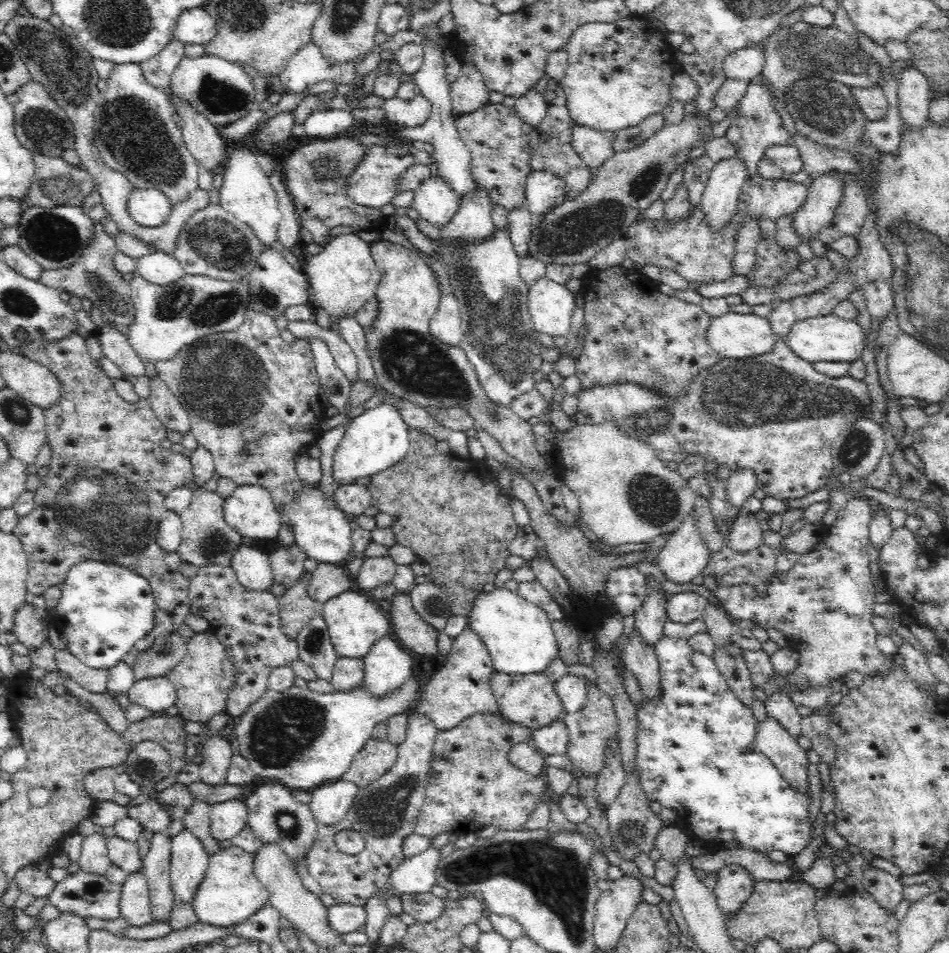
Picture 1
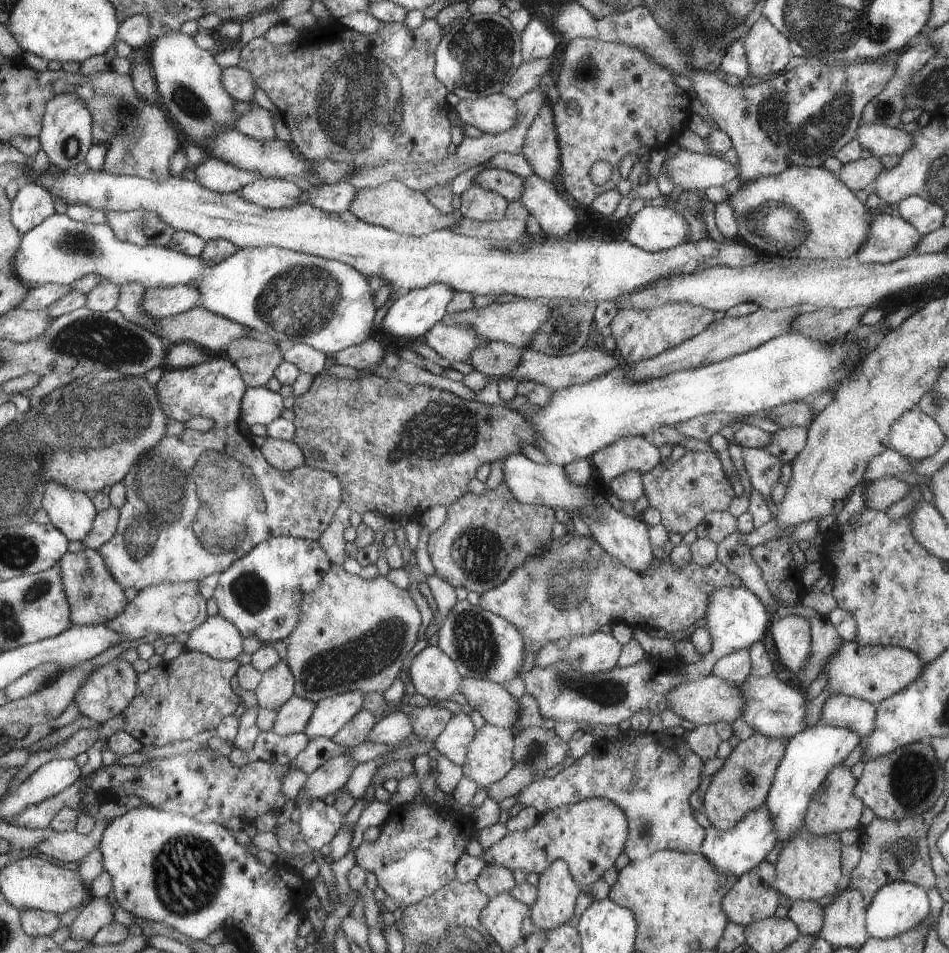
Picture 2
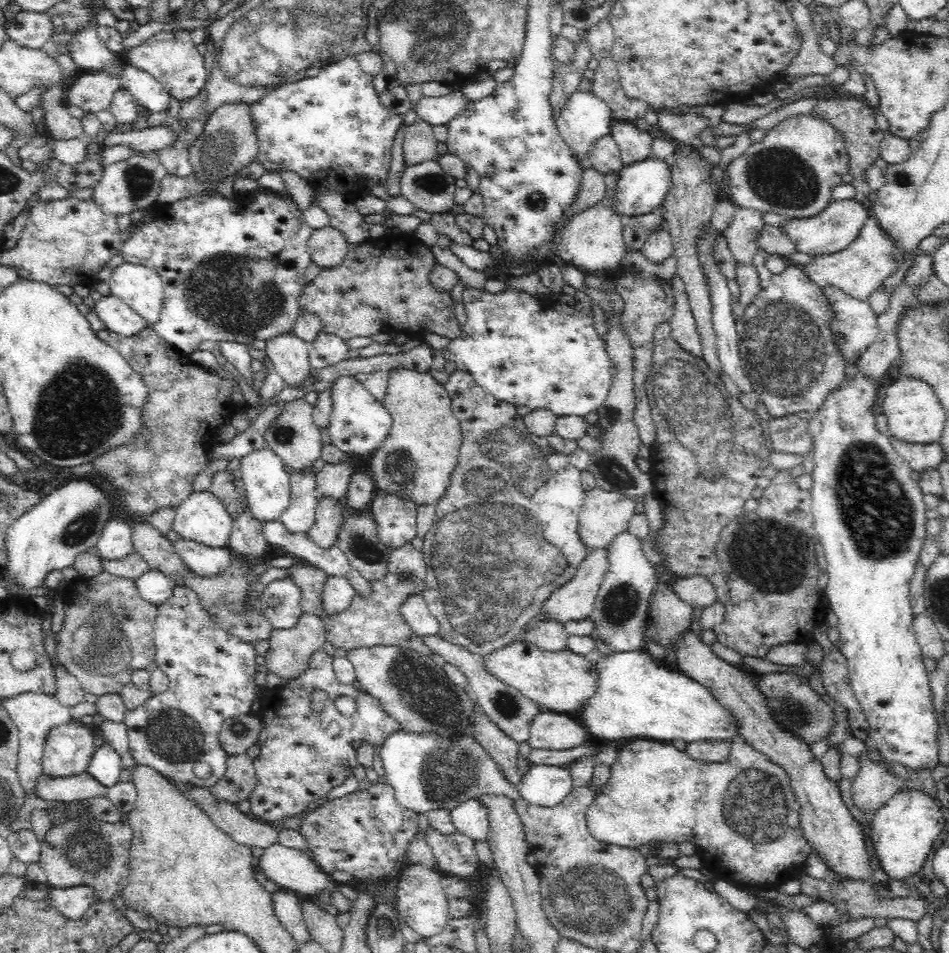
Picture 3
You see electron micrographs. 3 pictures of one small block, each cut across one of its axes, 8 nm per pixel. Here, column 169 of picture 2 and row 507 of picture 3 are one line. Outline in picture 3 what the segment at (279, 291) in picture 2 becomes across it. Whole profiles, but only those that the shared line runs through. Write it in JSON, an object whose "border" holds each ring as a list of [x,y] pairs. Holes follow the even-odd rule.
{"border":[[[267,447],[260,451],[250,452],[242,458],[238,472],[246,487],[248,507],[254,513],[254,517],[263,523],[279,520],[282,512],[289,505],[290,478],[277,454]]]}

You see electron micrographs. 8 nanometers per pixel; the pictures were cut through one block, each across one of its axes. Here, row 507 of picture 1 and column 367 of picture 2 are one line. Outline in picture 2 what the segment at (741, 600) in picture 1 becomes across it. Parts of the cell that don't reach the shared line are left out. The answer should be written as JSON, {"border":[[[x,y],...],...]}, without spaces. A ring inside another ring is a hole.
{"border":[[[431,801],[419,804],[407,803],[386,810],[377,838],[373,842],[361,842],[354,850],[356,864],[366,872],[373,872],[378,886],[401,908],[419,902],[421,898],[428,897],[441,886],[455,879],[457,858],[465,850],[465,836],[461,834],[461,824],[453,809],[431,808],[431,803]]]}

